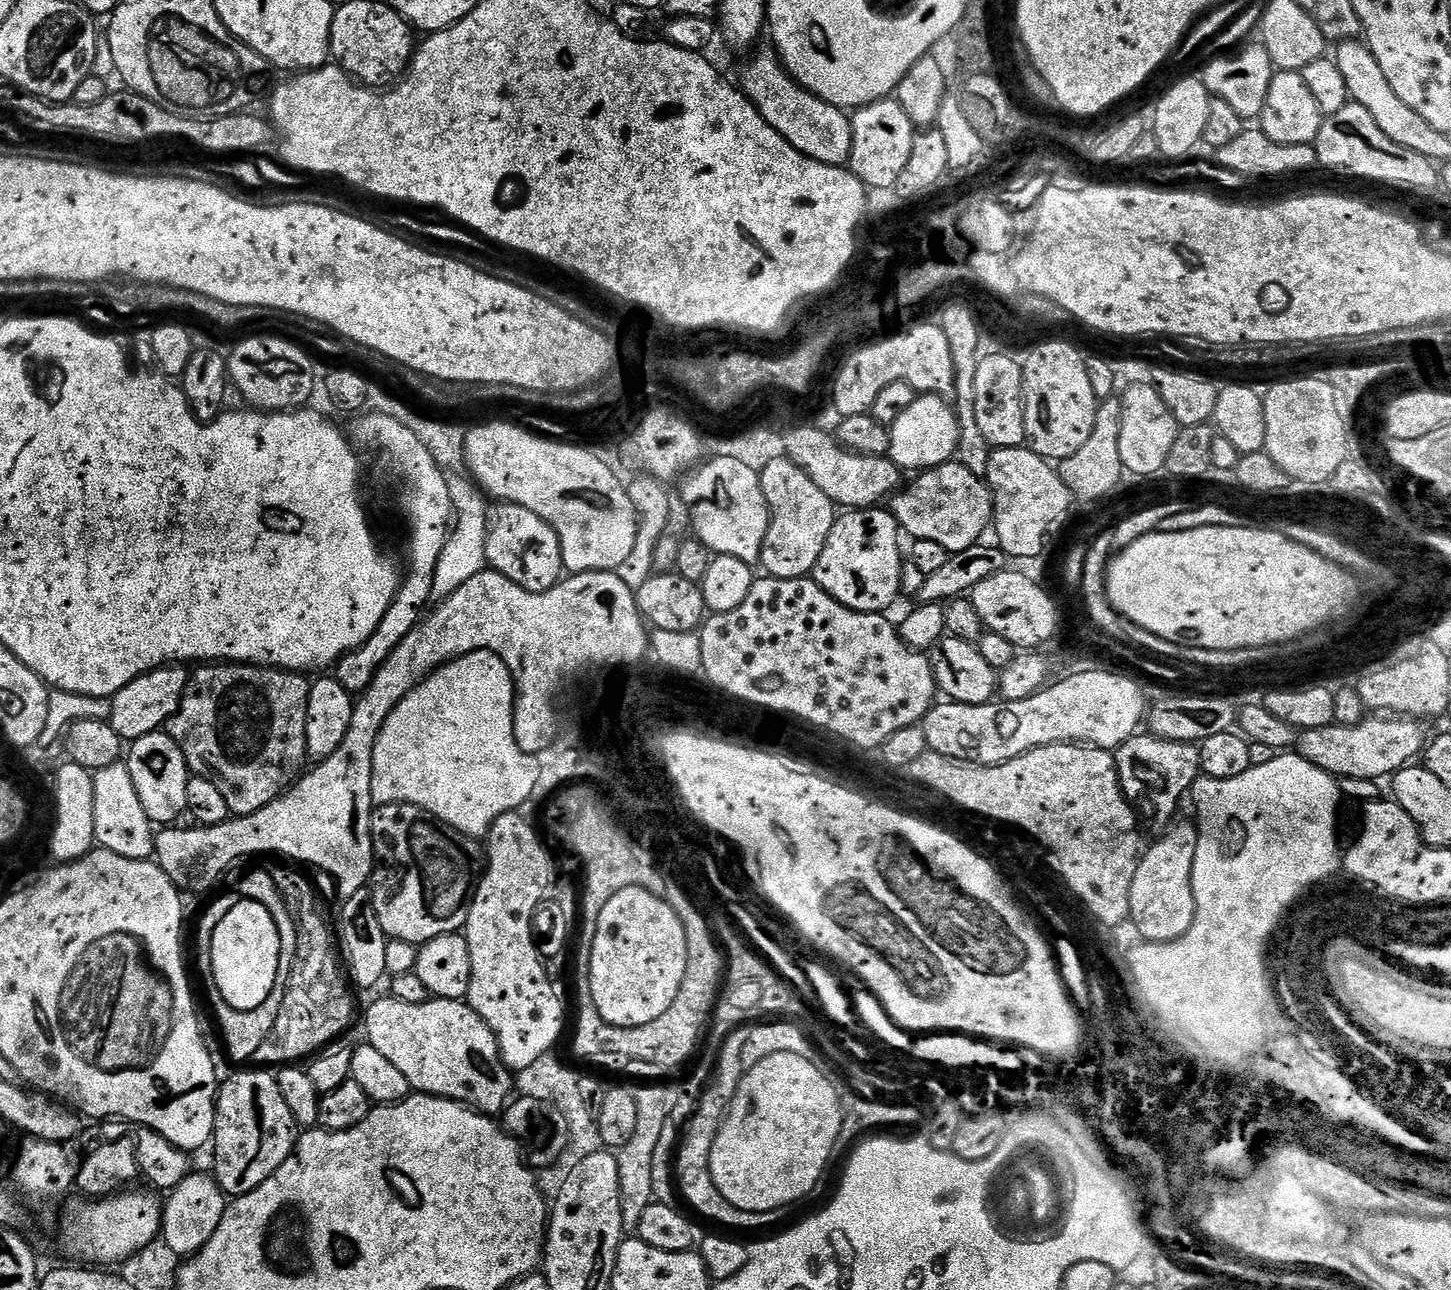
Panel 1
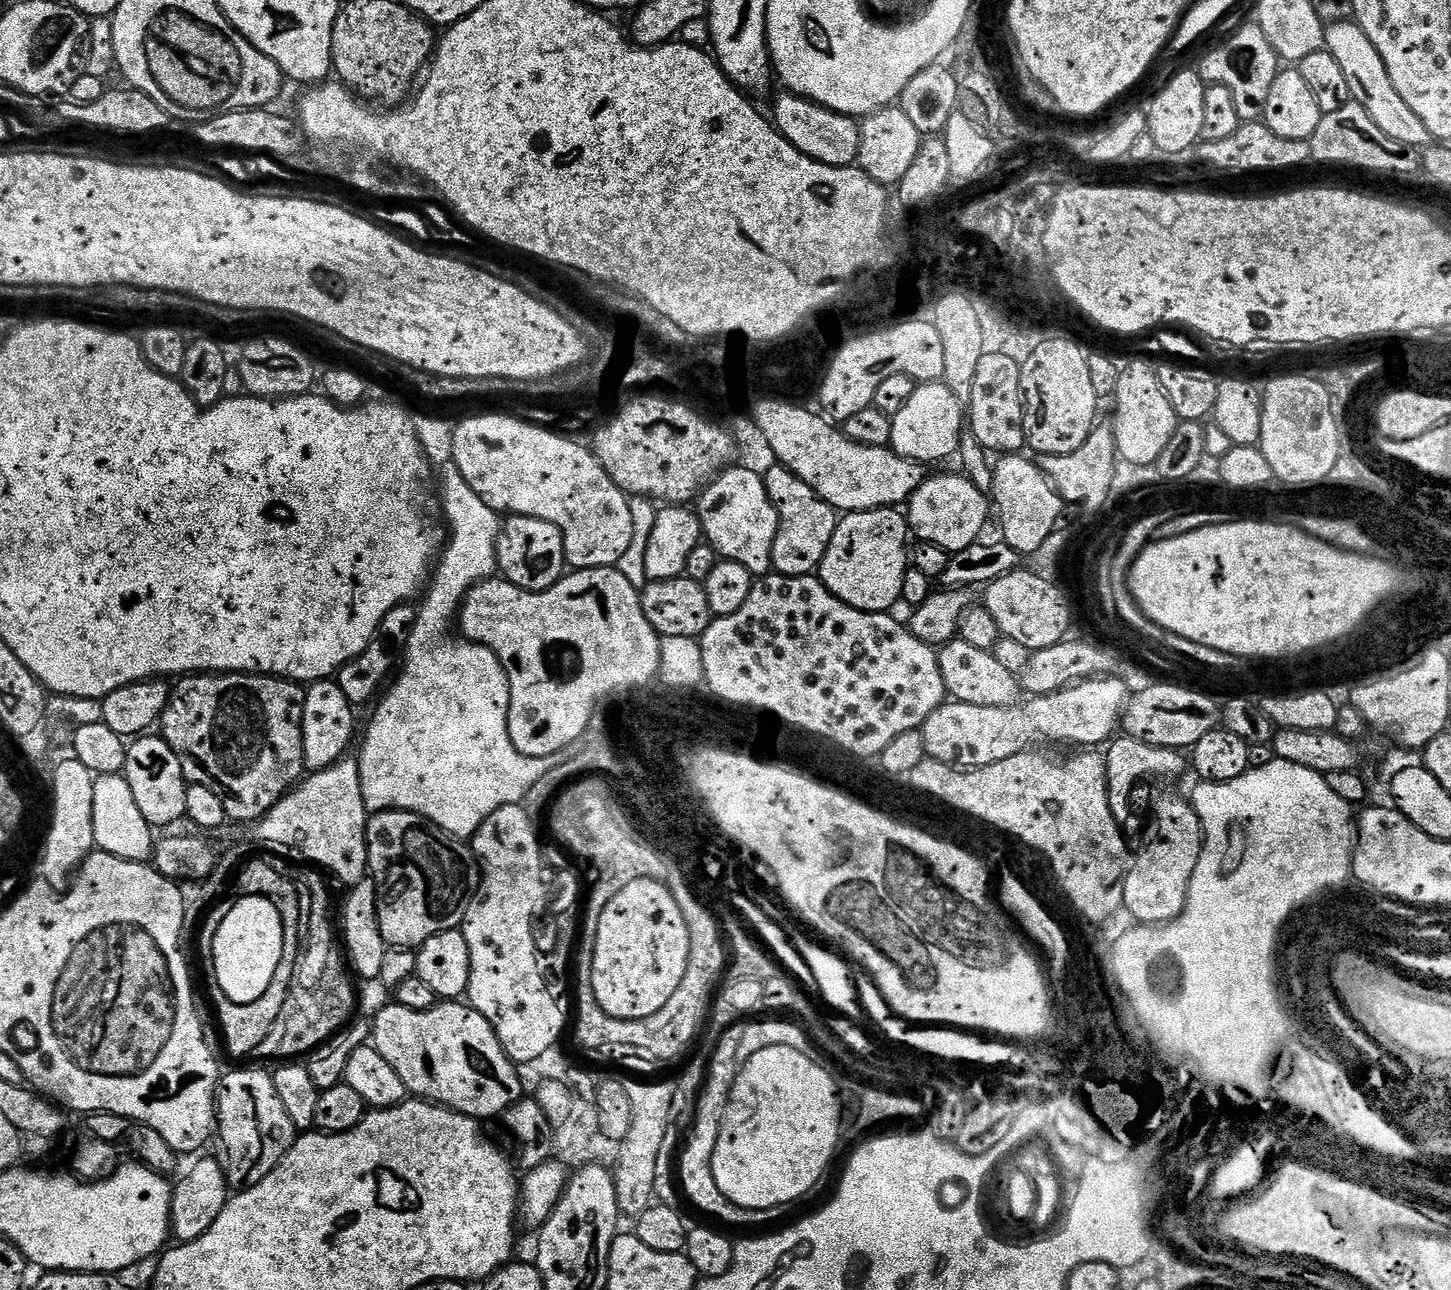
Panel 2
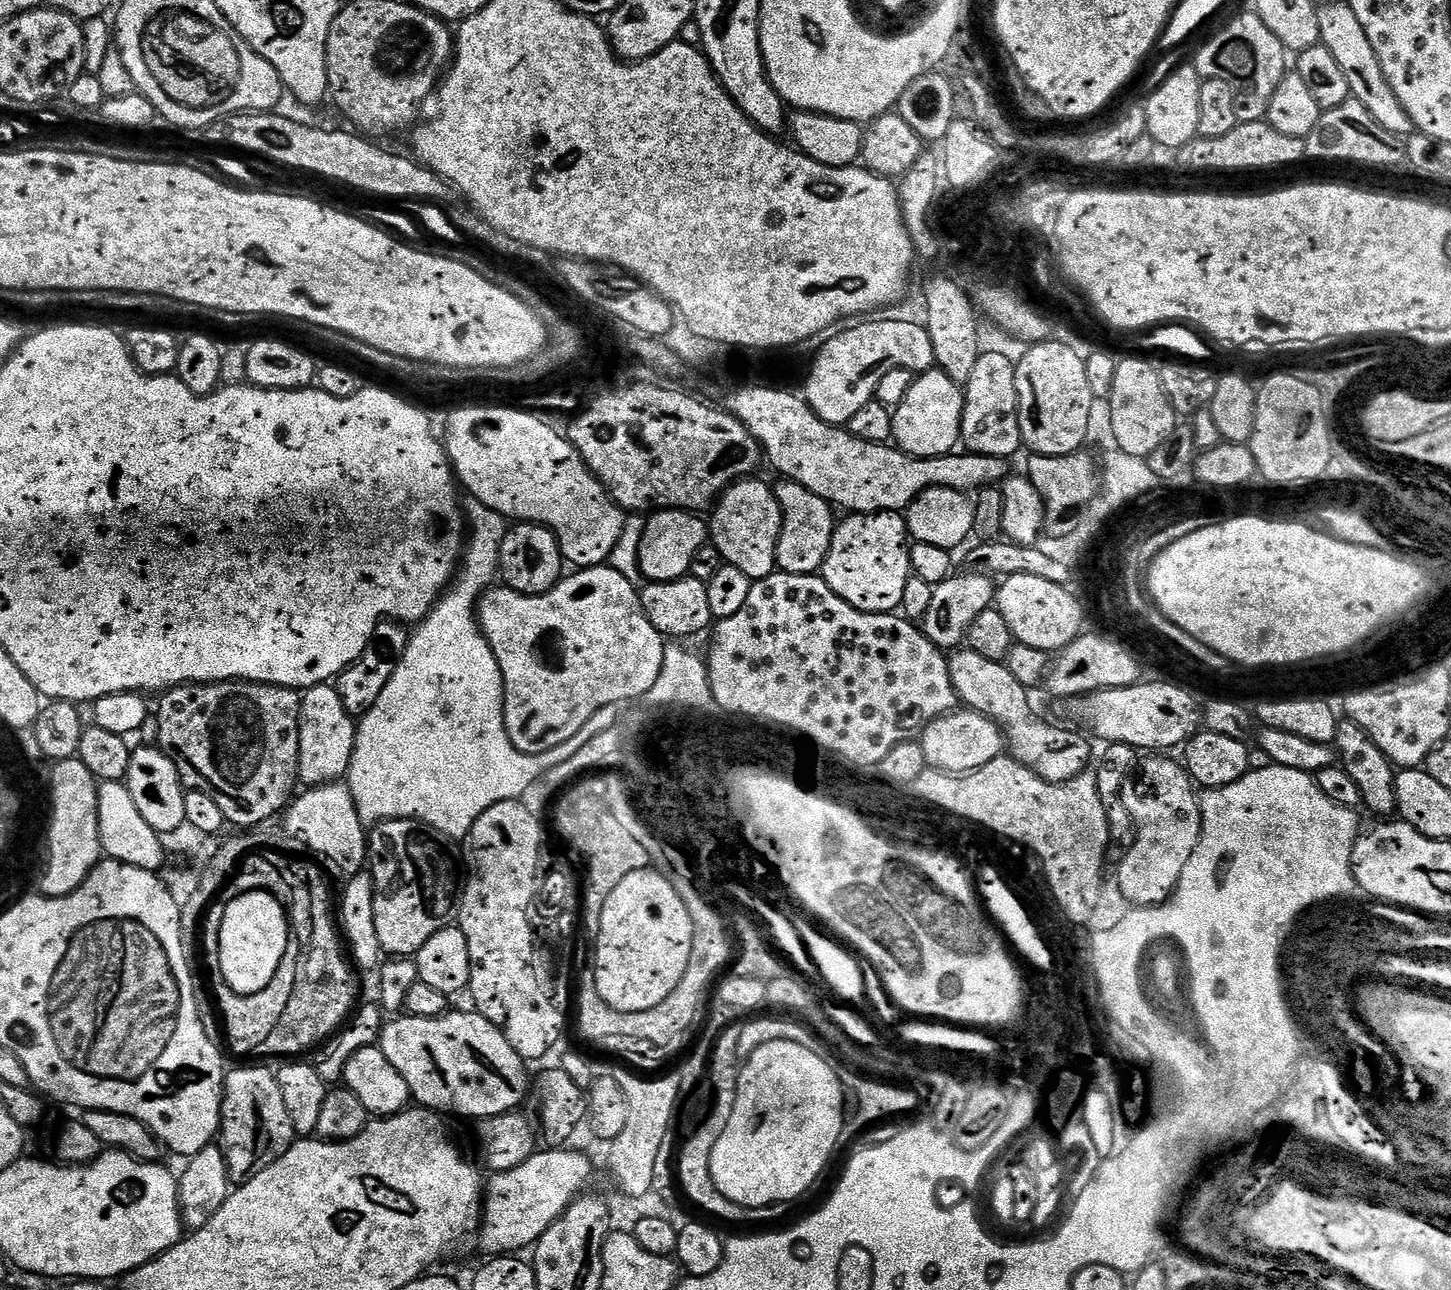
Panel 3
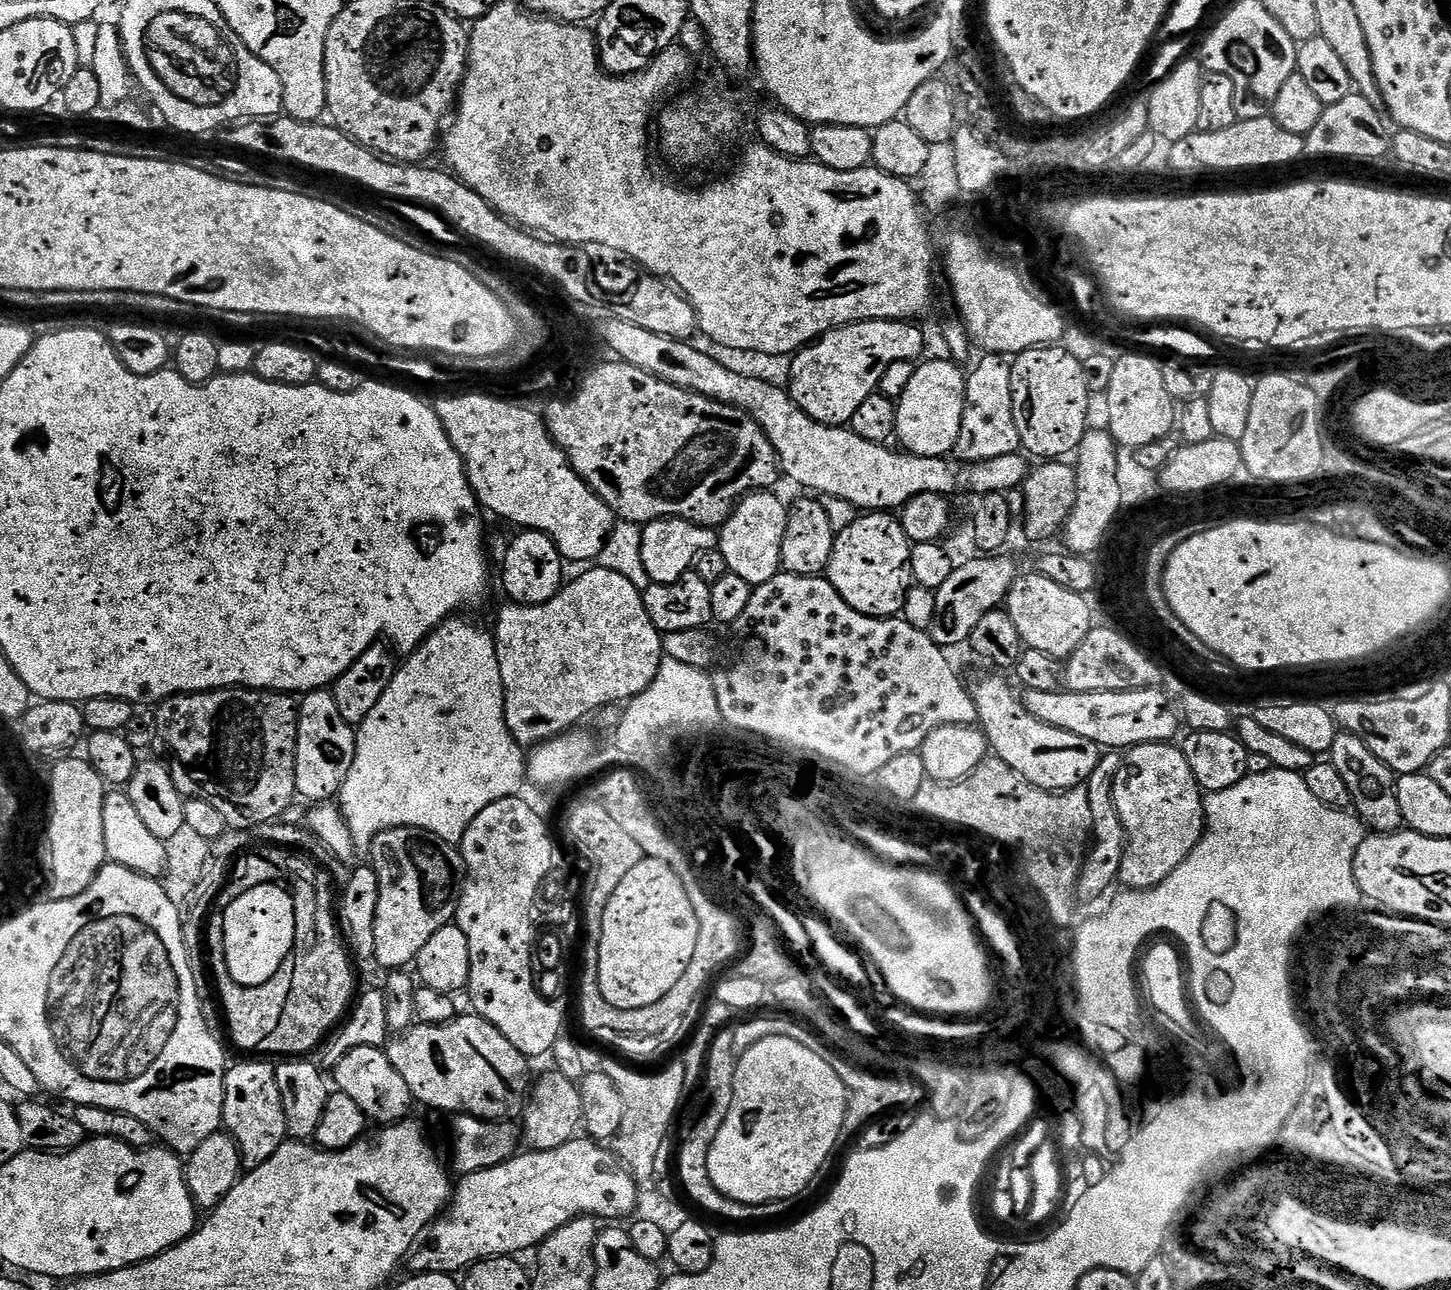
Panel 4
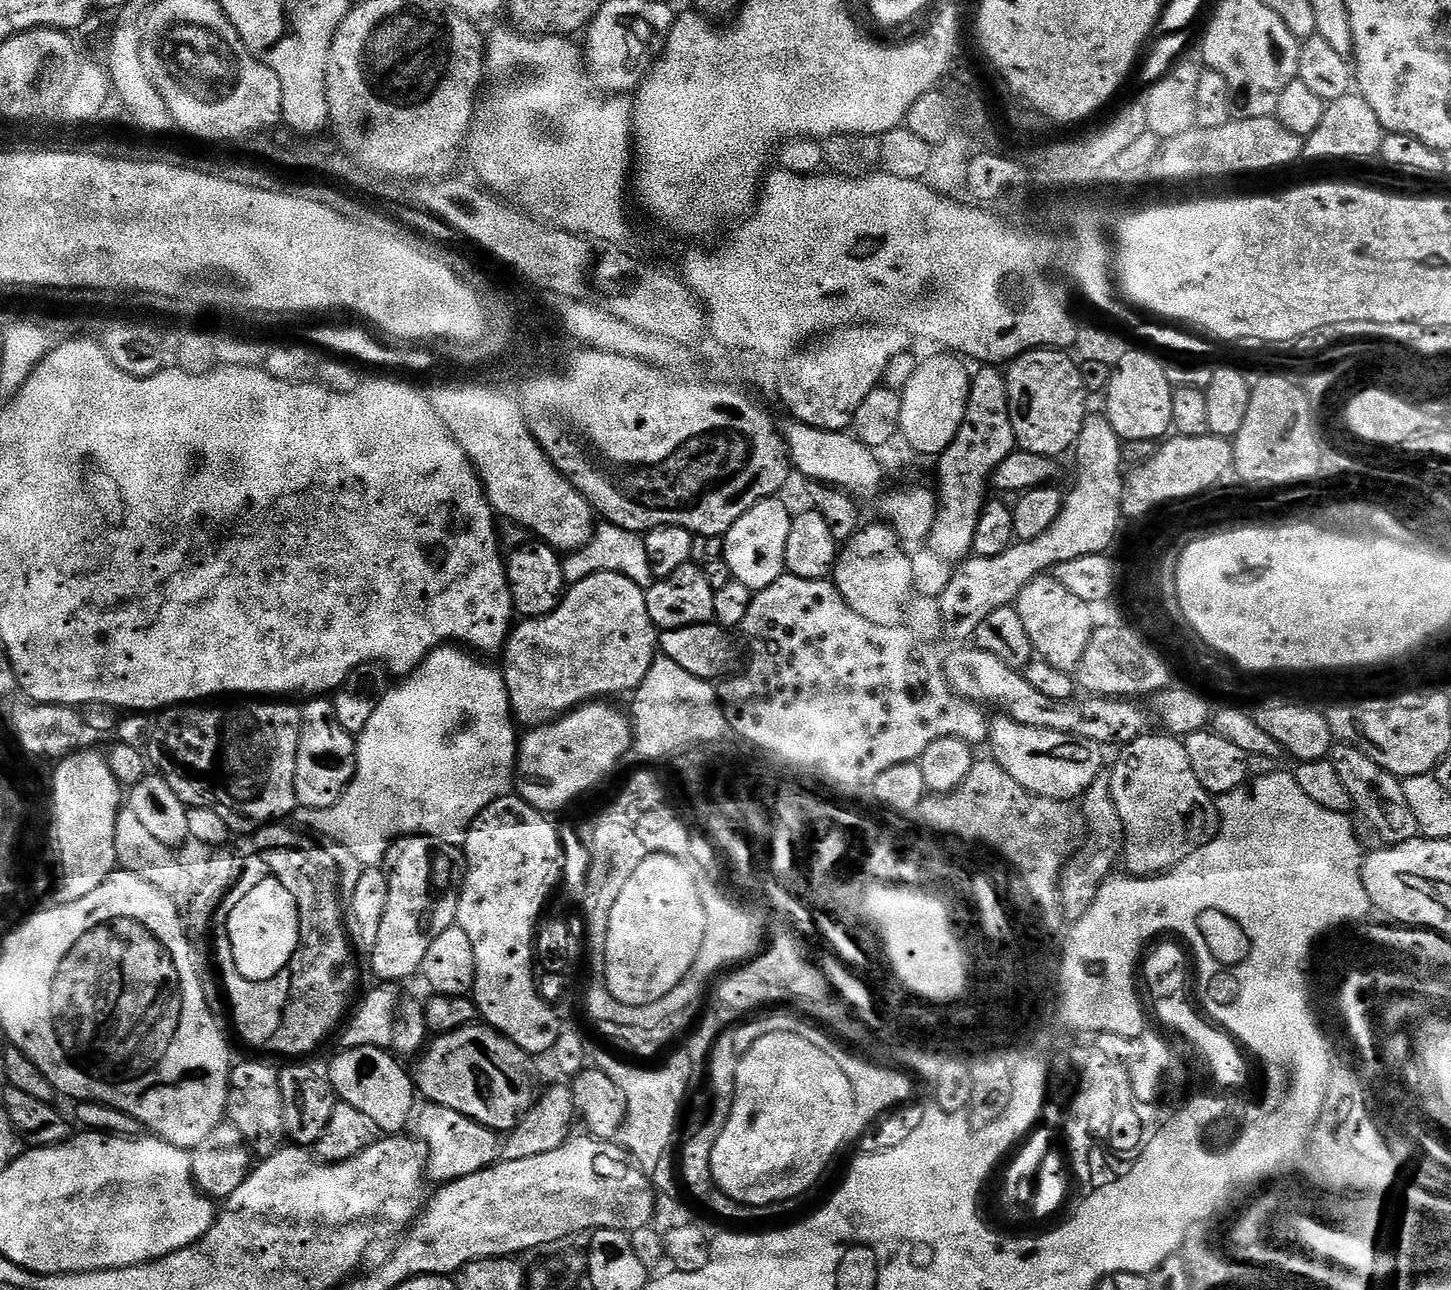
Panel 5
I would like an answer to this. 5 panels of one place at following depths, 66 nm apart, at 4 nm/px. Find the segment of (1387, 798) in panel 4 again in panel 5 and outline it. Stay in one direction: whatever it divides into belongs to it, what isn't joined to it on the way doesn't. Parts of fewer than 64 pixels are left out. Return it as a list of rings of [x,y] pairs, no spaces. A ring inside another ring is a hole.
[[[1335,743],[1330,753],[1334,770],[1341,776],[1346,792],[1350,794],[1355,815],[1370,825],[1376,826],[1378,841],[1385,847],[1392,847],[1404,841],[1415,839],[1419,832],[1414,814],[1405,806],[1403,783],[1399,777],[1383,770],[1372,759],[1367,758],[1356,747],[1349,744]]]

